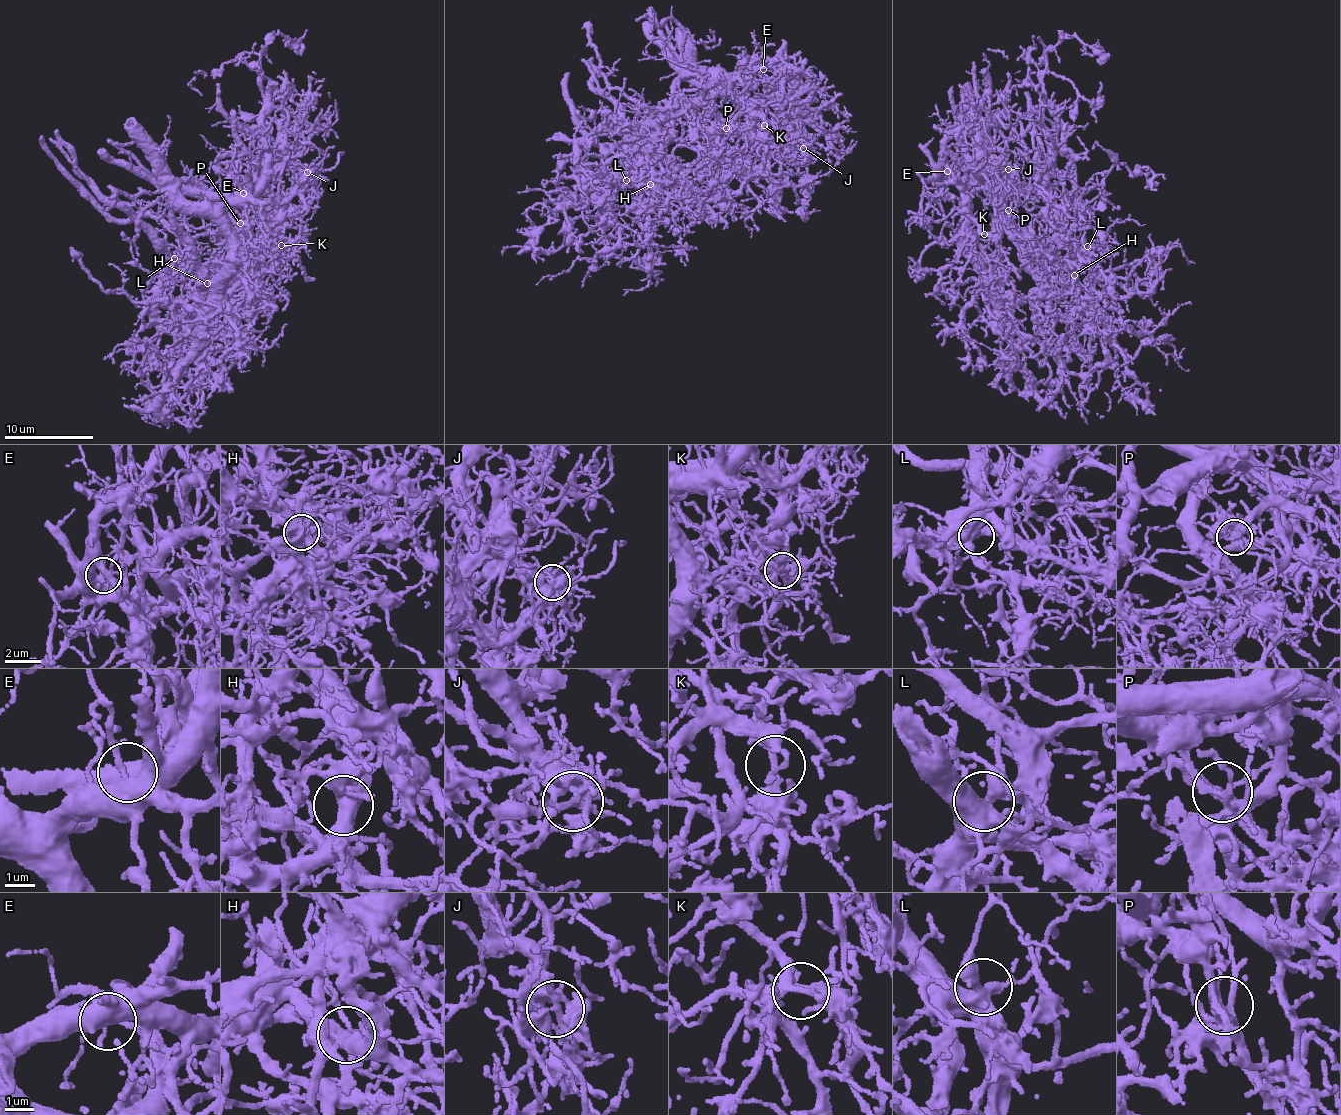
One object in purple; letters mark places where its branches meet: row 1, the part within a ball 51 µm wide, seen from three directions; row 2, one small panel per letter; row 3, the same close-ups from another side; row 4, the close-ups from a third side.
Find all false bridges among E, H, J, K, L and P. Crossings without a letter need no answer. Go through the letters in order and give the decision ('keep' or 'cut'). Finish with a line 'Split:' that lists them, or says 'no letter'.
E: keep
H: cut
J: cut
K: cut
L: keep
P: keep
Split: H, J, K

